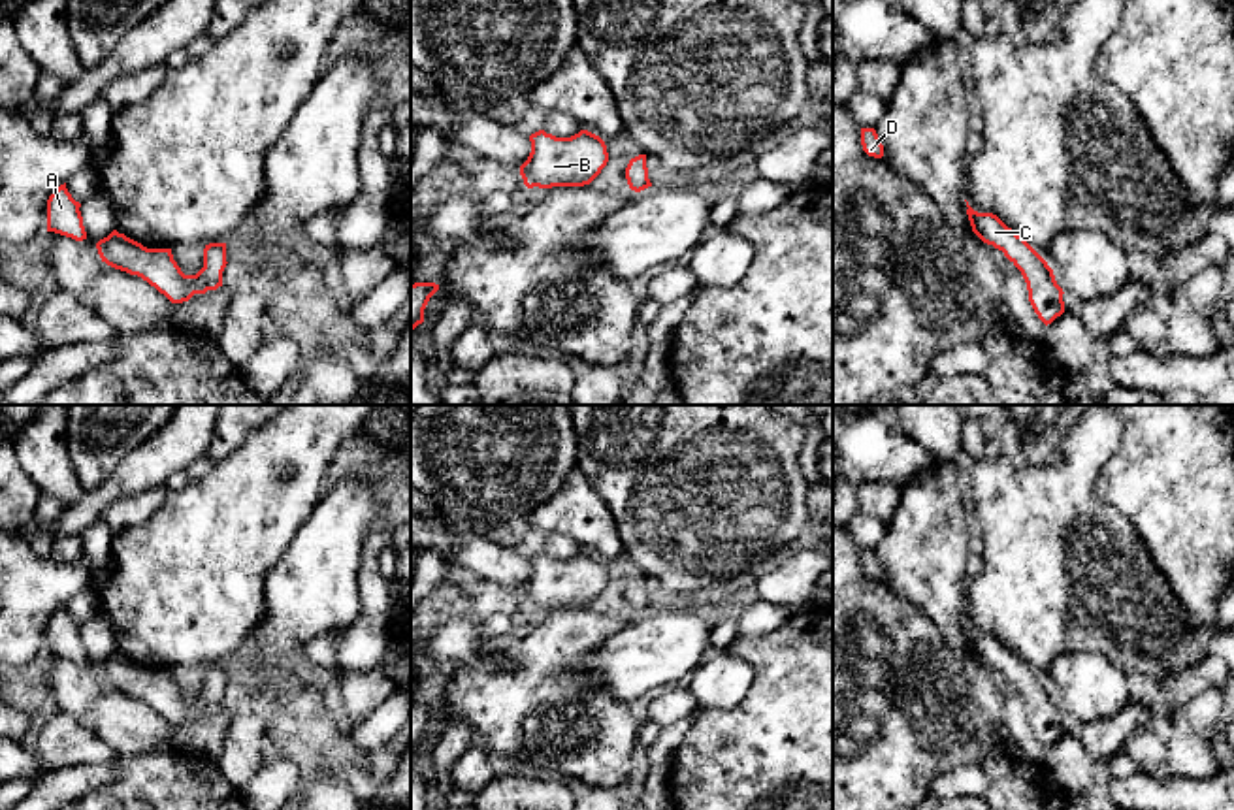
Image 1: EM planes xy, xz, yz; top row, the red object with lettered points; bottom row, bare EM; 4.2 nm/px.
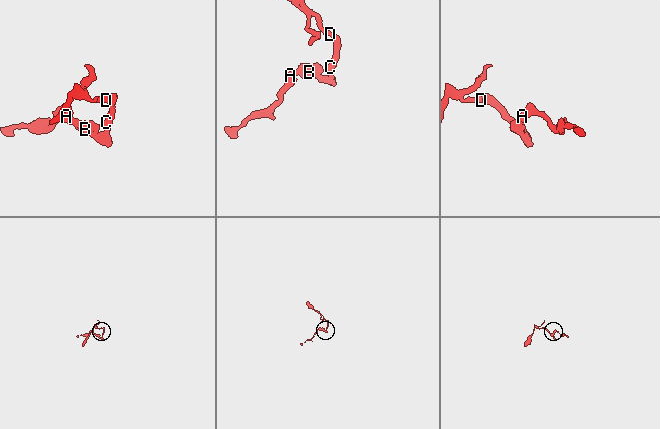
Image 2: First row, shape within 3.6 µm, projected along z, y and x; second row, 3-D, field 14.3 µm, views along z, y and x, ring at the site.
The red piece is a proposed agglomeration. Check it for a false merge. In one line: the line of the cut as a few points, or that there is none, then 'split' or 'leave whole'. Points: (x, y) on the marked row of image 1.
no cut | leave whole

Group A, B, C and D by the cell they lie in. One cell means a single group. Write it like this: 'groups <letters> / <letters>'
groups A B C D

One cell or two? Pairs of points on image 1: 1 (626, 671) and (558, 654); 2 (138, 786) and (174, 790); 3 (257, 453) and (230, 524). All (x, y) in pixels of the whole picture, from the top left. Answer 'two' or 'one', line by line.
1: two
2: one
3: one

